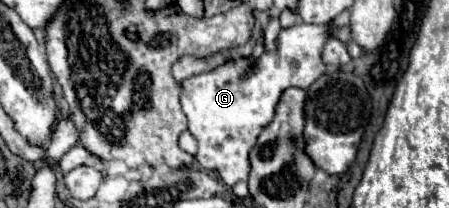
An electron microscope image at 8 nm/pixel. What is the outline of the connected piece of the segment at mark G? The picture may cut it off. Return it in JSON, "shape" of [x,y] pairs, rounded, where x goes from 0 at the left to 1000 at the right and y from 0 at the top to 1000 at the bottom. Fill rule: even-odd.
{"shape":[[[661,106],[630,135],[617,173],[617,231],[590,240],[572,288],[550,269],[506,288],[465,346],[403,385],[399,481],[421,577],[421,635],[443,692],[443,731],[434,740],[439,779],[457,817],[483,817],[506,894],[523,894],[537,865],[550,875],[559,827],[555,731],[581,625],[608,577],[630,433],[648,413],[688,433],[688,413],[724,356],[715,250],[737,173],[773,212],[782,192],[782,144],[777,125],[737,135],[737,115],[702,125]]]}

